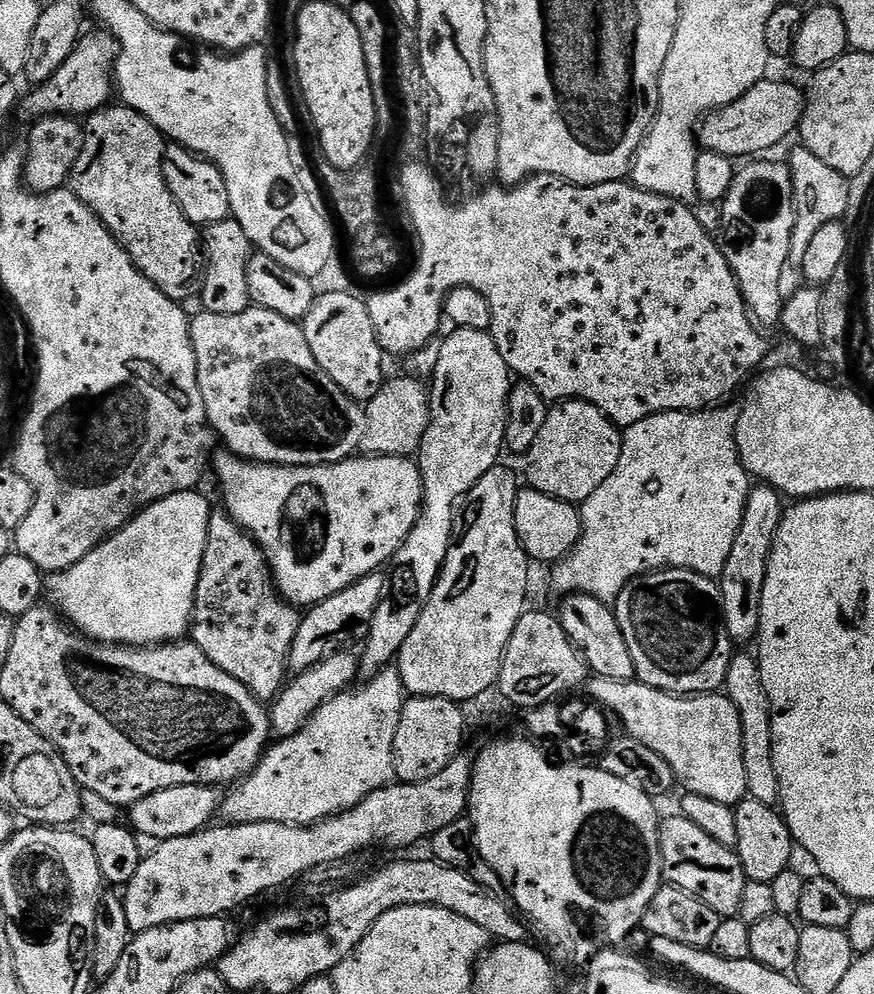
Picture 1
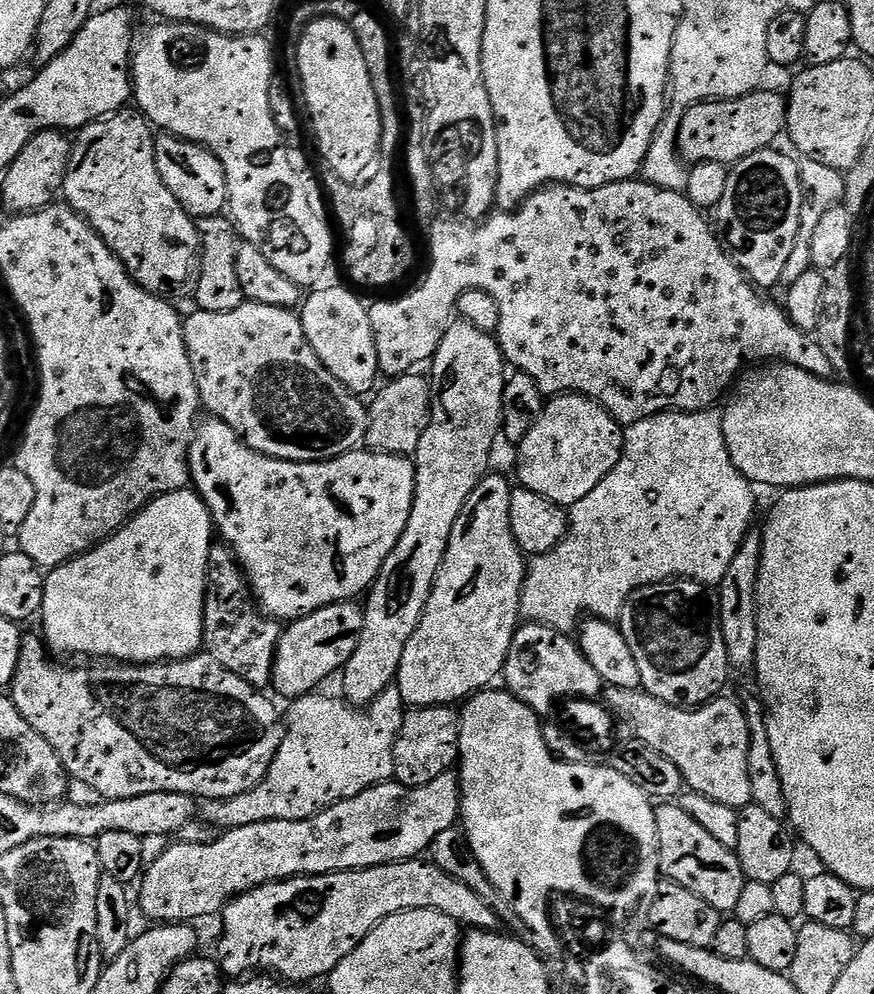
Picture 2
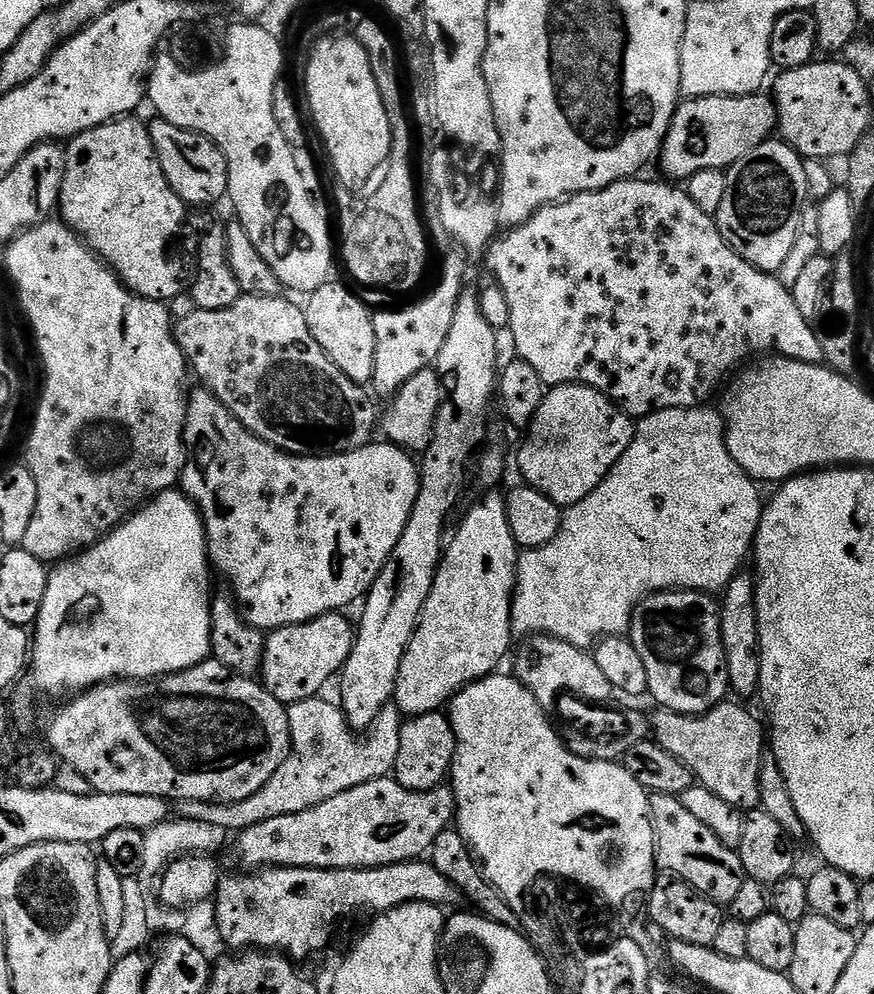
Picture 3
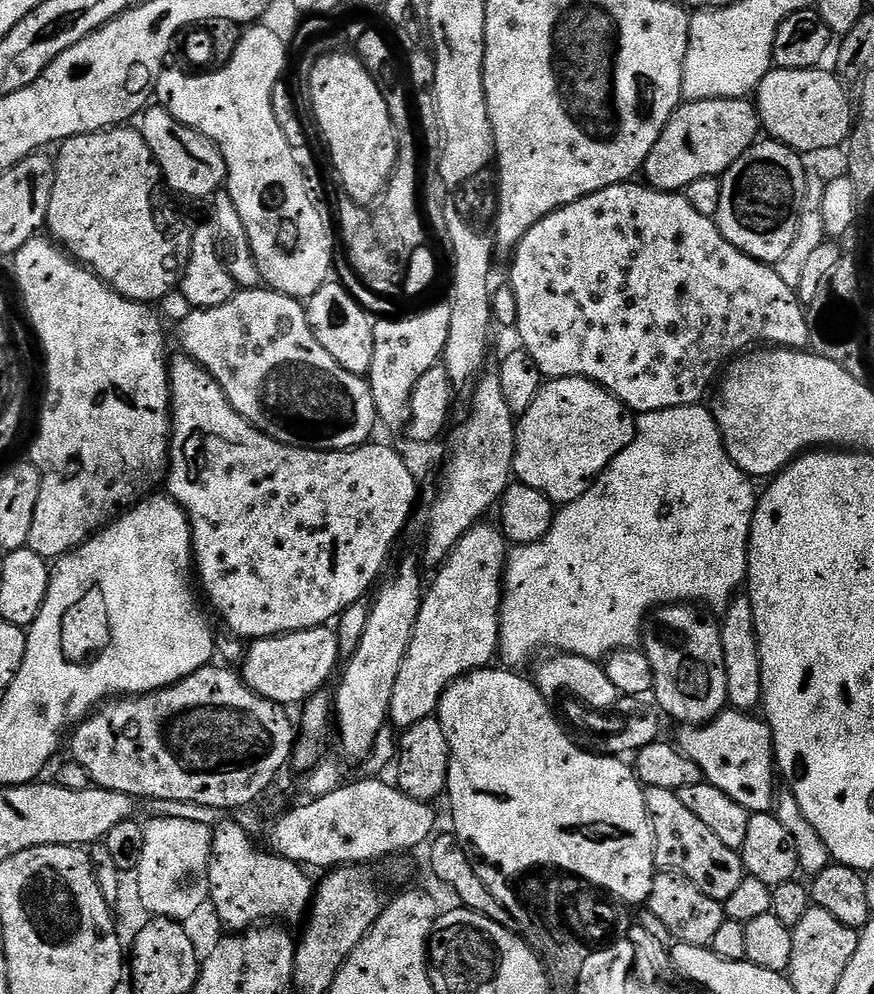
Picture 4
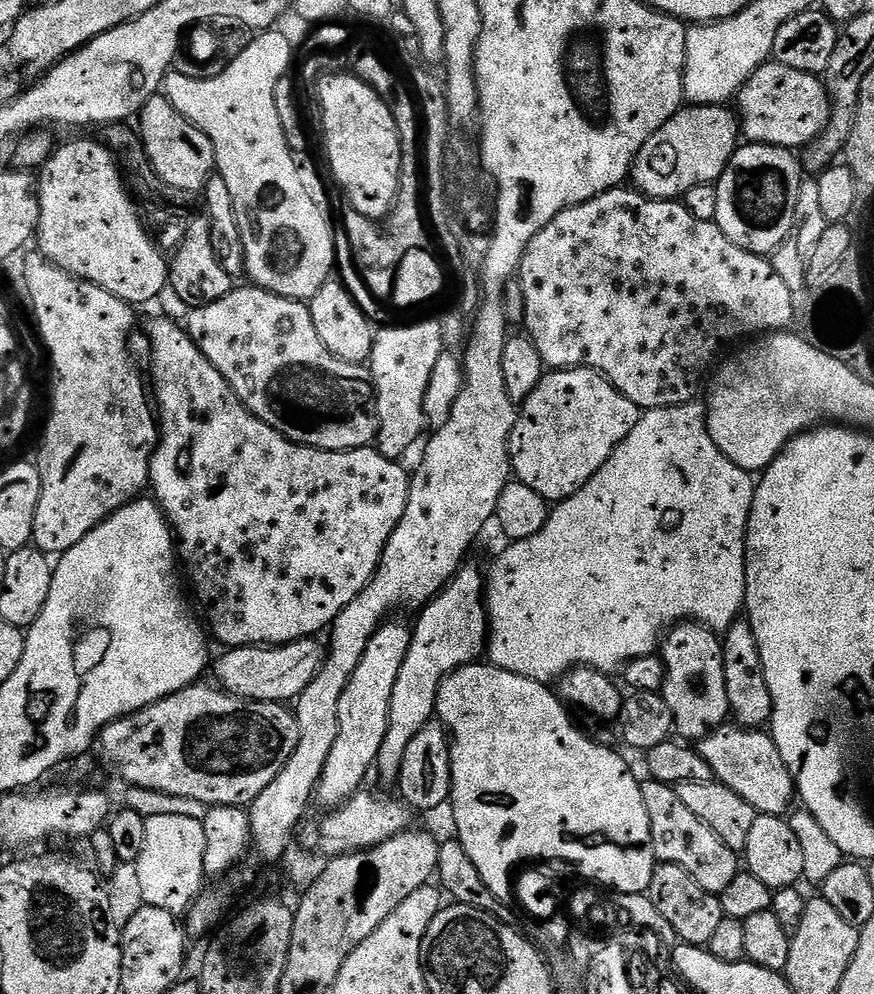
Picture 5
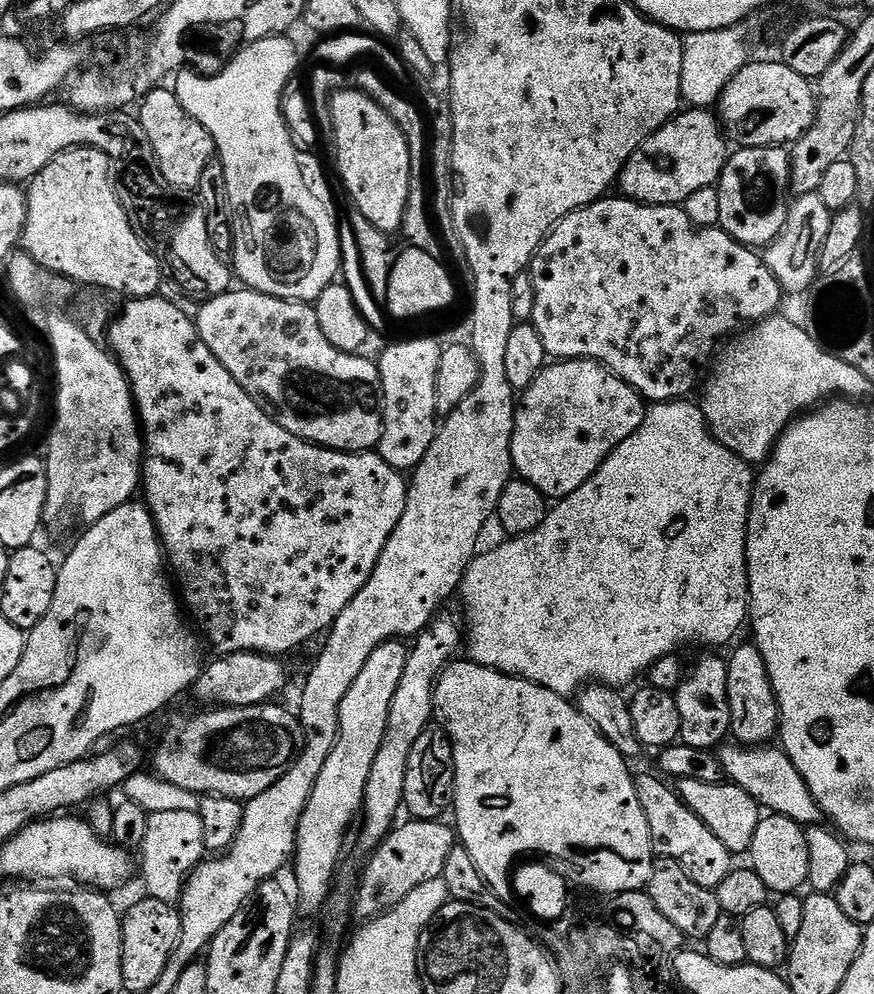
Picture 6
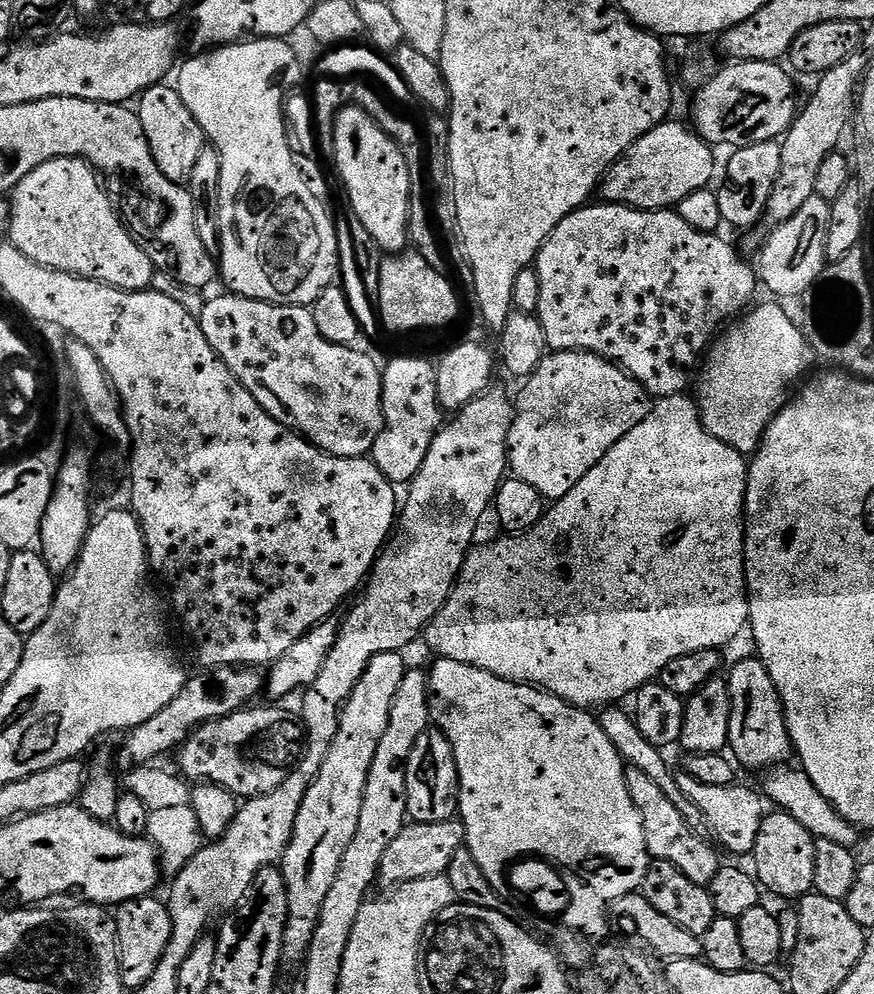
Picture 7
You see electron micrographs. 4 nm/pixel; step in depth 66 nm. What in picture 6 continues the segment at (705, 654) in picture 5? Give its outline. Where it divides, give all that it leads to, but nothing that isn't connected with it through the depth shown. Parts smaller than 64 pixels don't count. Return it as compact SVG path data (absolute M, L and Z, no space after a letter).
M704 656L685 675L676 689L680 715L680 740L686 746L716 750L729 739L732 730L728 697L728 665L716 656Z

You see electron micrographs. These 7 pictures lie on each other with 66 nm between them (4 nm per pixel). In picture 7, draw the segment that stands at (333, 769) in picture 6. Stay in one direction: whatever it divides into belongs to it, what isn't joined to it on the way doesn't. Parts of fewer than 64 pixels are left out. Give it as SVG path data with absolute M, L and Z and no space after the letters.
M398 652L378 654L366 666L366 674L358 678L358 686L350 694L340 711L338 734L334 734L334 742L330 746L330 754L326 754L326 762L322 762L322 770L314 778L314 782L306 790L306 798L302 798L302 810L298 810L298 818L294 822L294 834L290 838L290 846L284 851L282 871L288 887L288 925L284 931L283 959L303 961L314 938L314 926L318 922L318 914L322 914L322 902L330 885L334 883L334 874L338 874L338 865L342 862L342 854L346 854L346 846L350 846L350 838L354 838L354 830L358 830L358 814L362 814L362 794L366 794L366 778L370 774L370 762L374 762L374 753L378 751L378 742L382 742L382 734L386 734L386 722L390 722L390 706L394 706L394 694L398 694L398 685L406 671L405 657Z

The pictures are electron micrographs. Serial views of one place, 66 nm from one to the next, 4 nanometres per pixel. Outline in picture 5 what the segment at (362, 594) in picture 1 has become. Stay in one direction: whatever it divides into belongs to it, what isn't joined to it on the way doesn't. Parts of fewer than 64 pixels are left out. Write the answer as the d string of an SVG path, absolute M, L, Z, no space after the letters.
M319 639L295 640L275 646L249 646L228 648L220 657L215 657L215 683L231 696L243 700L257 700L267 704L284 704L295 701L297 696L314 682L318 670L324 665L326 648Z

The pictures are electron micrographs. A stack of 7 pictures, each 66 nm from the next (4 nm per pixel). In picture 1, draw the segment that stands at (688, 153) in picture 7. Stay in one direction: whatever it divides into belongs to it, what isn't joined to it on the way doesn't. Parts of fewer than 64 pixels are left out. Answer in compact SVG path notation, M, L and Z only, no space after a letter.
M760 78L755 81L752 89L741 91L740 97L730 102L725 108L718 108L708 113L698 125L698 144L701 149L709 152L717 152L723 156L739 158L756 158L761 154L768 154L771 148L776 148L788 135L795 133L800 127L800 119L804 113L805 93L800 92L792 84L784 80L764 80Z

